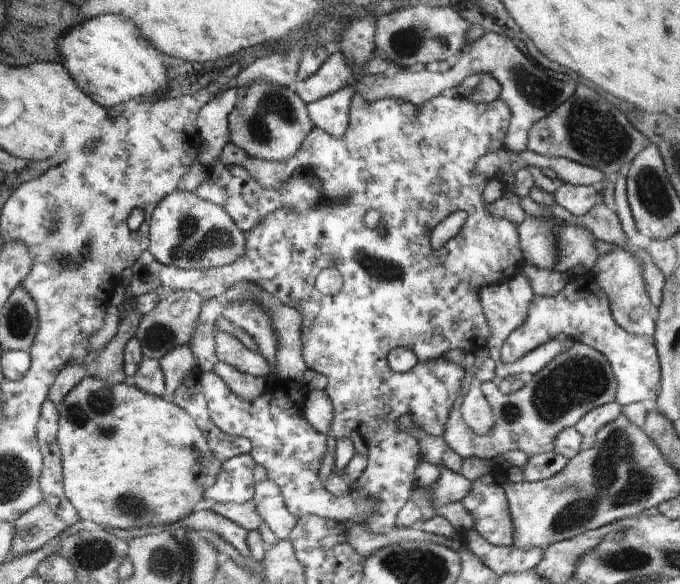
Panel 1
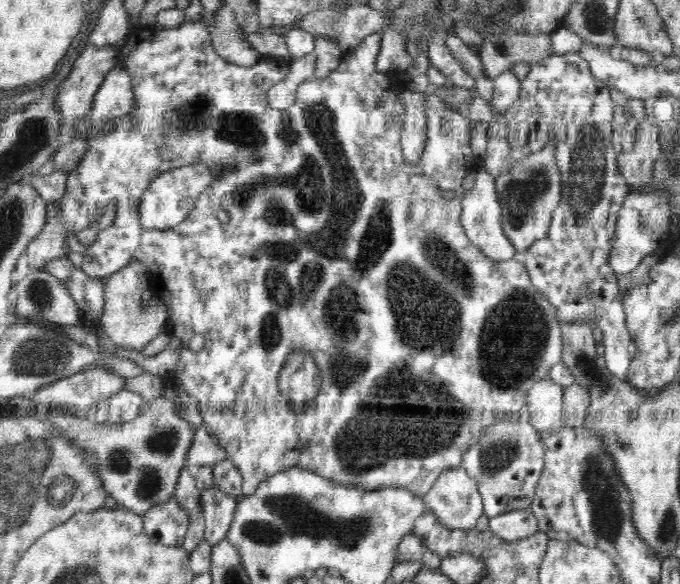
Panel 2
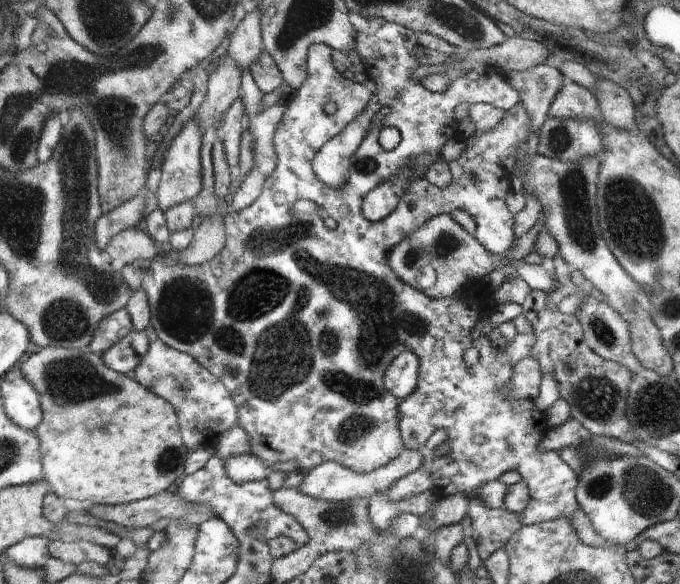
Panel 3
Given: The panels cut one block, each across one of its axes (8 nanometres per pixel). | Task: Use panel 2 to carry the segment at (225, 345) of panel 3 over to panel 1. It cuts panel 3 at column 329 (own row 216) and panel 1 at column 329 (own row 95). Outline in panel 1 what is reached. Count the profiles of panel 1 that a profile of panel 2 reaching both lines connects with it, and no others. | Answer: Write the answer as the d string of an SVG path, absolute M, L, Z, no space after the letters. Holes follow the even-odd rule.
M230 86L230 88L224 88L218 96L215 96L211 100L205 103L204 107L199 110L199 115L197 118L197 125L200 130L201 137L206 140L206 150L203 149L199 154L199 162L202 166L207 167L211 165L216 159L226 162L226 164L236 164L236 166L242 166L248 170L250 176L260 182L260 184L265 187L277 187L282 188L292 176L306 176L311 178L316 178L320 180L323 186L323 198L321 202L310 208L310 210L304 210L304 212L298 212L298 210L292 210L292 208L282 208L276 209L274 212L269 213L267 216L264 216L260 220L258 226L254 226L252 230L246 230L244 233L244 250L242 254L226 264L226 266L220 266L218 268L212 268L210 270L194 270L194 269L179 269L172 265L162 265L159 269L159 280L161 282L160 287L163 290L168 292L176 293L178 291L189 291L193 290L197 292L203 299L203 306L201 307L200 317L198 318L198 328L190 340L190 348L193 350L194 356L198 361L199 367L202 370L201 378L201 388L204 392L204 396L208 406L208 412L210 412L210 418L212 422L226 434L234 435L237 437L244 437L250 440L251 442L251 458L255 465L260 464L264 466L267 472L267 478L272 480L282 493L284 499L284 507L287 509L292 516L295 516L297 519L300 516L306 516L306 514L316 514L325 519L336 520L336 522L345 522L352 521L356 524L362 524L366 526L370 532L375 532L376 534L386 534L390 530L396 528L396 517L400 509L410 501L410 495L413 493L413 490L417 487L416 482L417 478L415 475L415 470L417 464L423 460L423 454L420 450L418 440L416 436L404 432L402 428L398 428L396 424L396 418L400 416L409 415L412 418L412 422L416 426L420 426L428 436L444 436L444 430L446 430L448 418L452 410L454 410L454 404L456 400L462 396L462 386L464 386L464 374L466 368L461 367L459 364L454 364L454 362L446 362L442 360L442 356L448 351L453 351L457 349L459 352L464 352L468 356L472 356L472 352L477 351L479 348L486 347L486 344L489 342L492 332L490 332L490 326L486 321L483 311L480 310L479 304L479 290L478 288L485 287L493 284L500 284L505 280L508 280L511 276L514 276L515 273L521 268L521 255L520 255L520 246L519 246L519 234L517 231L518 224L512 224L510 220L506 218L496 218L492 216L492 212L488 212L487 202L484 200L483 188L485 184L490 179L486 179L482 174L474 173L474 164L478 162L479 158L486 156L488 153L496 152L505 146L504 140L506 140L506 134L508 134L508 127L511 118L510 107L507 104L504 104L504 100L499 98L494 100L491 103L475 103L468 98L463 96L459 97L448 97L443 96L442 94L431 98L428 102L424 102L422 106L414 106L410 102L402 102L402 100L396 100L396 98L386 98L382 100L376 100L376 102L366 102L362 95L358 92L354 93L354 96L351 98L350 108L349 108L349 121L348 128L344 132L342 138L334 138L331 134L328 134L322 129L314 127L308 136L304 138L302 146L298 149L298 152L294 156L290 156L290 159L284 161L272 161L272 160L262 160L260 158L254 158L250 156L245 150L242 150L240 146L236 146L232 141L229 140L228 136L228 114L234 110L236 100L238 98L238 88L235 86ZM368 210L376 210L380 214L380 222L376 228L368 228L364 223L364 214ZM464 211L466 212L466 222L464 226L460 229L460 232L452 237L446 244L440 248L440 250L432 250L432 245L430 244L430 237L432 229L442 222L447 216L450 216L453 212ZM336 267L343 280L342 288L338 294L334 296L326 296L323 294L317 287L316 279L318 273L324 268ZM238 280L246 280L255 284L260 289L265 290L268 294L275 296L280 300L282 304L290 306L290 308L295 308L298 312L301 312L302 315L302 344L303 344L303 358L306 363L307 368L310 370L316 370L320 372L322 376L326 376L328 384L324 389L327 397L330 399L333 408L333 417L330 428L326 434L319 433L316 429L308 428L308 422L303 415L305 397L307 396L308 390L303 382L292 381L282 379L279 376L272 375L271 373L266 376L265 389L258 398L254 400L244 400L236 396L232 390L230 390L228 384L224 382L220 376L216 376L212 372L214 366L220 364L215 352L215 335L214 327L216 320L221 317L222 312L222 301L225 299L224 294L228 288L232 288L232 284L236 284ZM398 347L408 348L414 352L414 356L418 359L416 366L408 372L394 372L390 370L387 361L387 354L393 349ZM353 432L358 433L362 440L368 448L368 457L367 465L364 469L363 475L360 476L359 480L356 480L355 483L348 483L351 487L351 493L346 496L341 496L340 498L335 497L332 493L328 492L324 488L324 482L320 481L318 478L318 469L321 465L321 459L324 458L326 453L326 442L328 437L334 437L336 440L342 440L342 438L351 438Z

